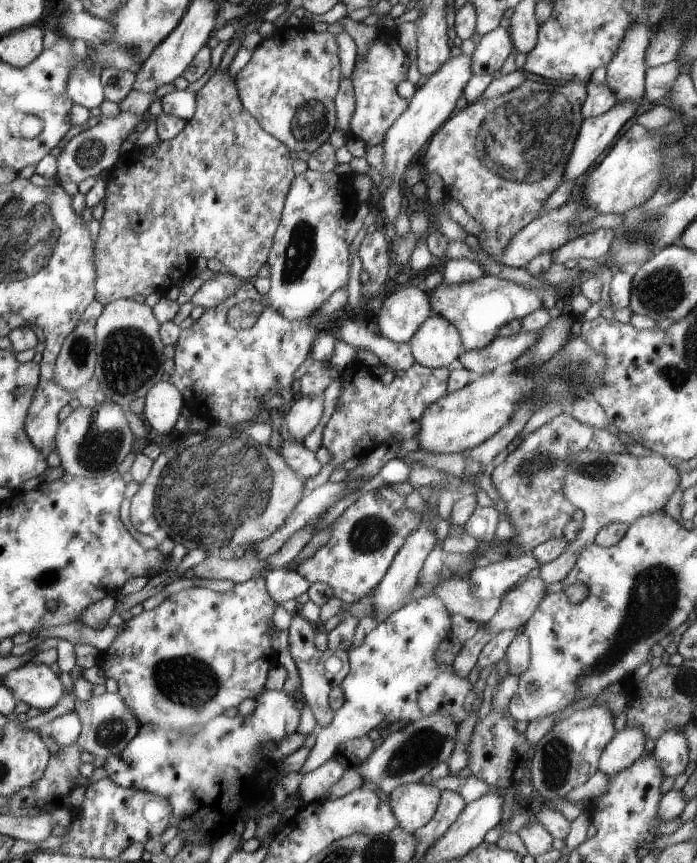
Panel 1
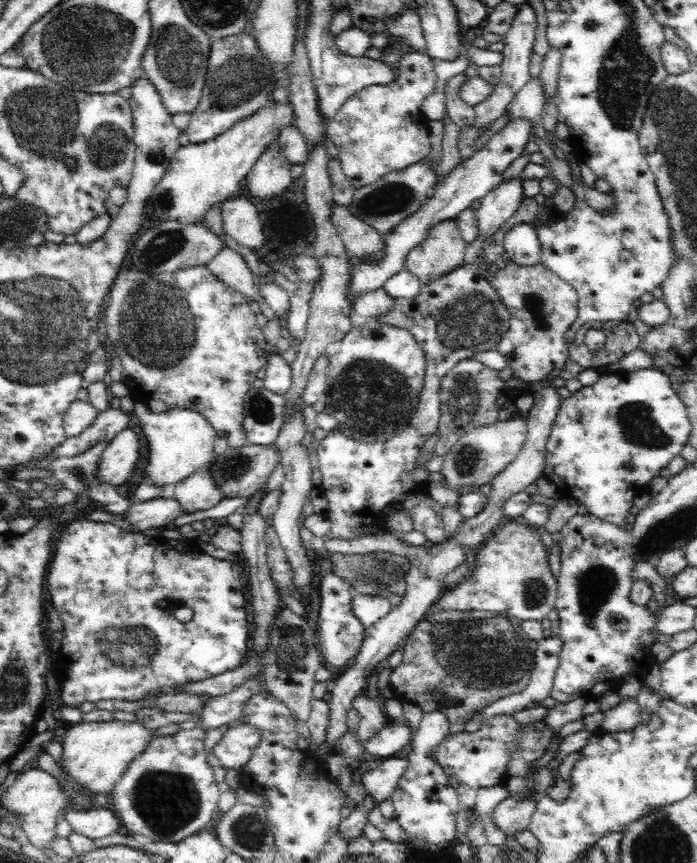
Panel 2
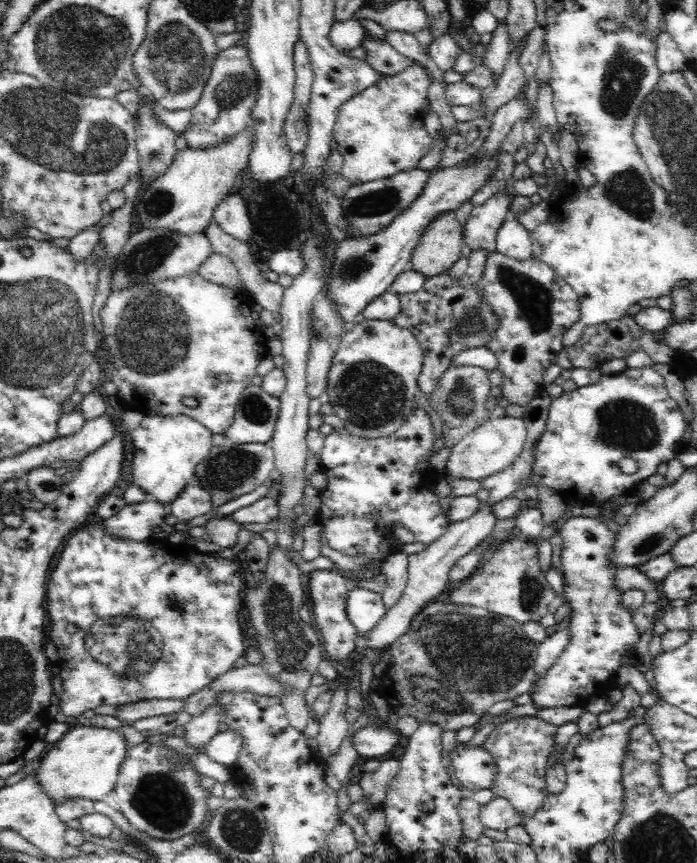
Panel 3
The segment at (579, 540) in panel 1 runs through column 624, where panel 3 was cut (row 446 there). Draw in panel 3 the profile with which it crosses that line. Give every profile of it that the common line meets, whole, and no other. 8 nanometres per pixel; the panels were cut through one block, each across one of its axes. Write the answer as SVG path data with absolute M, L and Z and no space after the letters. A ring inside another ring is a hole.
M502 416L471 430L452 447L451 455L444 470L459 480L482 480L509 467L523 451L527 439L527 426L522 418Z

